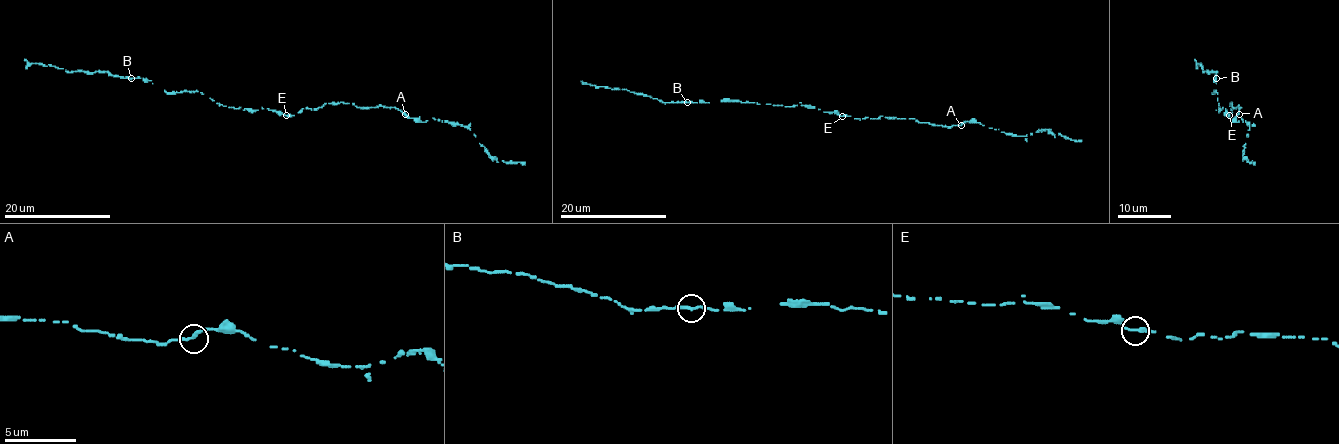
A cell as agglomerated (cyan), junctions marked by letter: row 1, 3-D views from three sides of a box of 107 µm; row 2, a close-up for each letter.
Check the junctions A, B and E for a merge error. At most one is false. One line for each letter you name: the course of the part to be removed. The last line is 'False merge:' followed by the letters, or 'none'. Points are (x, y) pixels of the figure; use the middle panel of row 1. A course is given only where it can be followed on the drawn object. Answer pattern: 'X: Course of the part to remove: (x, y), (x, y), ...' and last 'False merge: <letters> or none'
False merge: none

